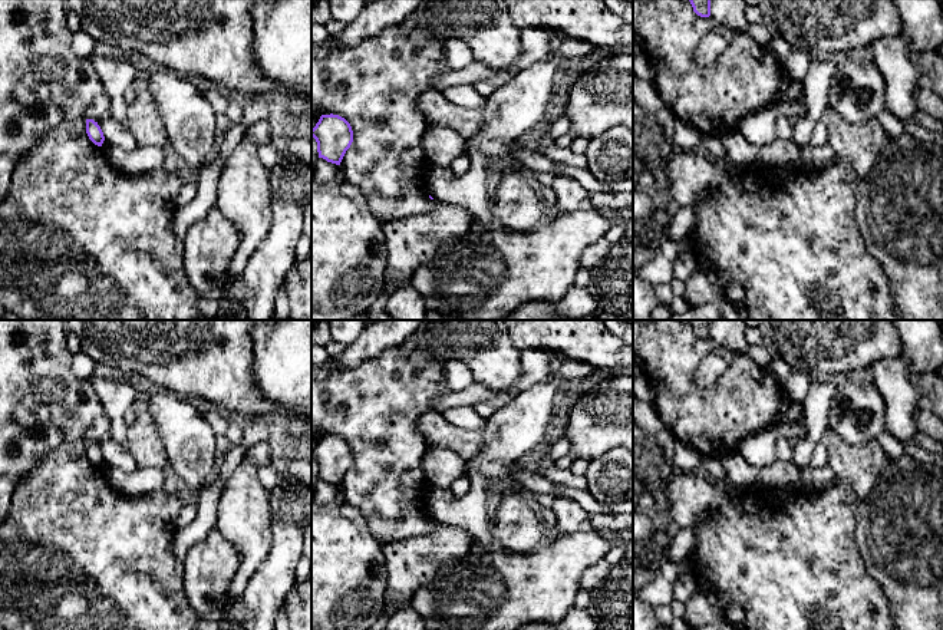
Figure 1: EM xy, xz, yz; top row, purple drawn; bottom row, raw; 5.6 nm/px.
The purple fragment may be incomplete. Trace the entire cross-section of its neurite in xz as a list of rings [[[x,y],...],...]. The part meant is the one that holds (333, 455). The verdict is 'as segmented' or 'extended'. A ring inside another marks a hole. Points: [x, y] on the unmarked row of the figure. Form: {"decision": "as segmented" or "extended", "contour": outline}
{"decision": "as segmented", "contour": [[[322,436],[311,458],[317,464],[319,479],[340,486],[346,472],[353,464],[350,445],[339,436]]]}

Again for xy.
{"decision": "as segmented", "contour": [[[86,441],[86,455],[95,466],[102,468],[105,458],[98,443]]]}

